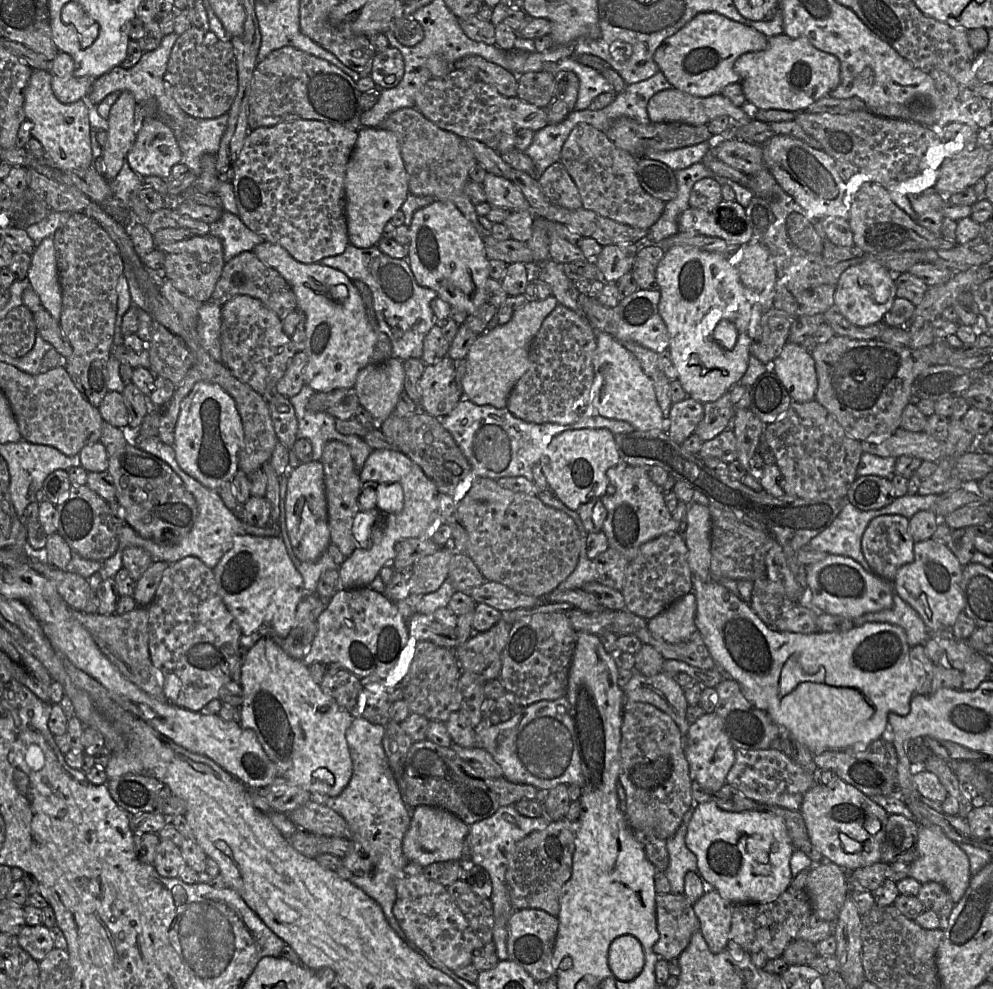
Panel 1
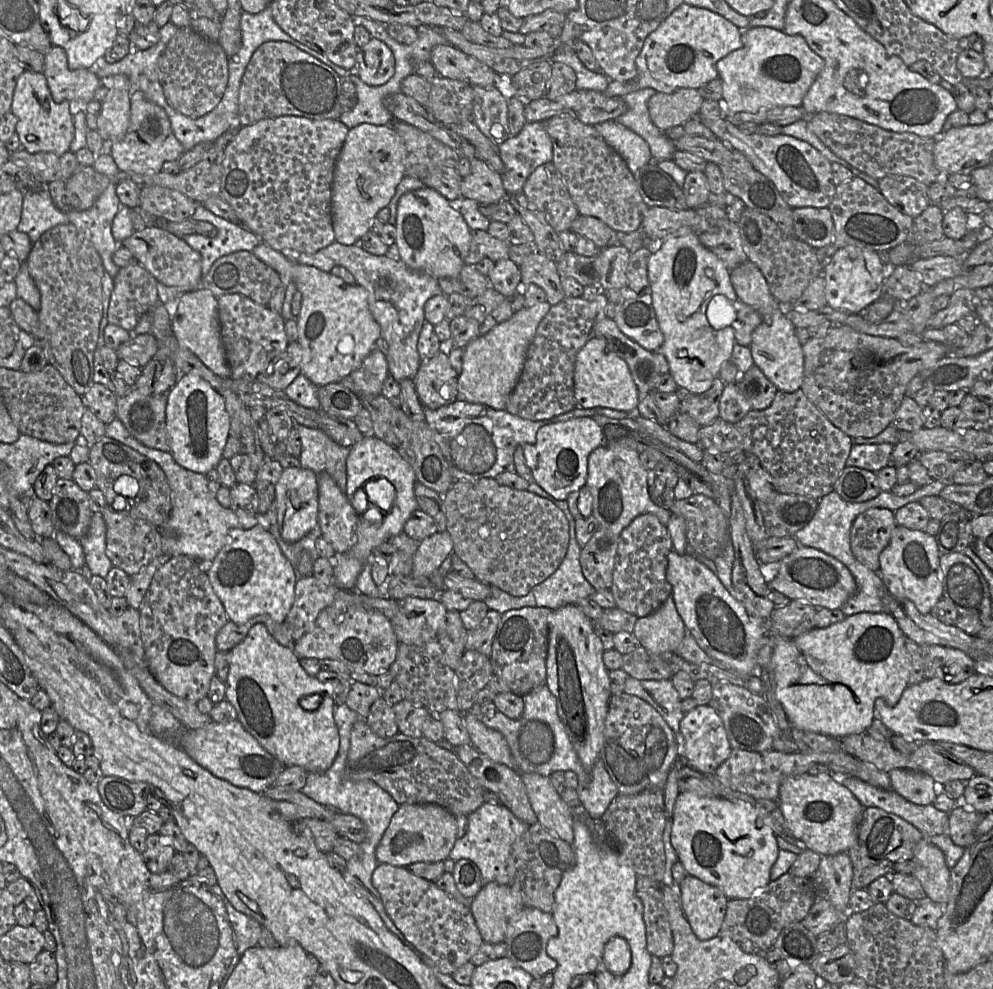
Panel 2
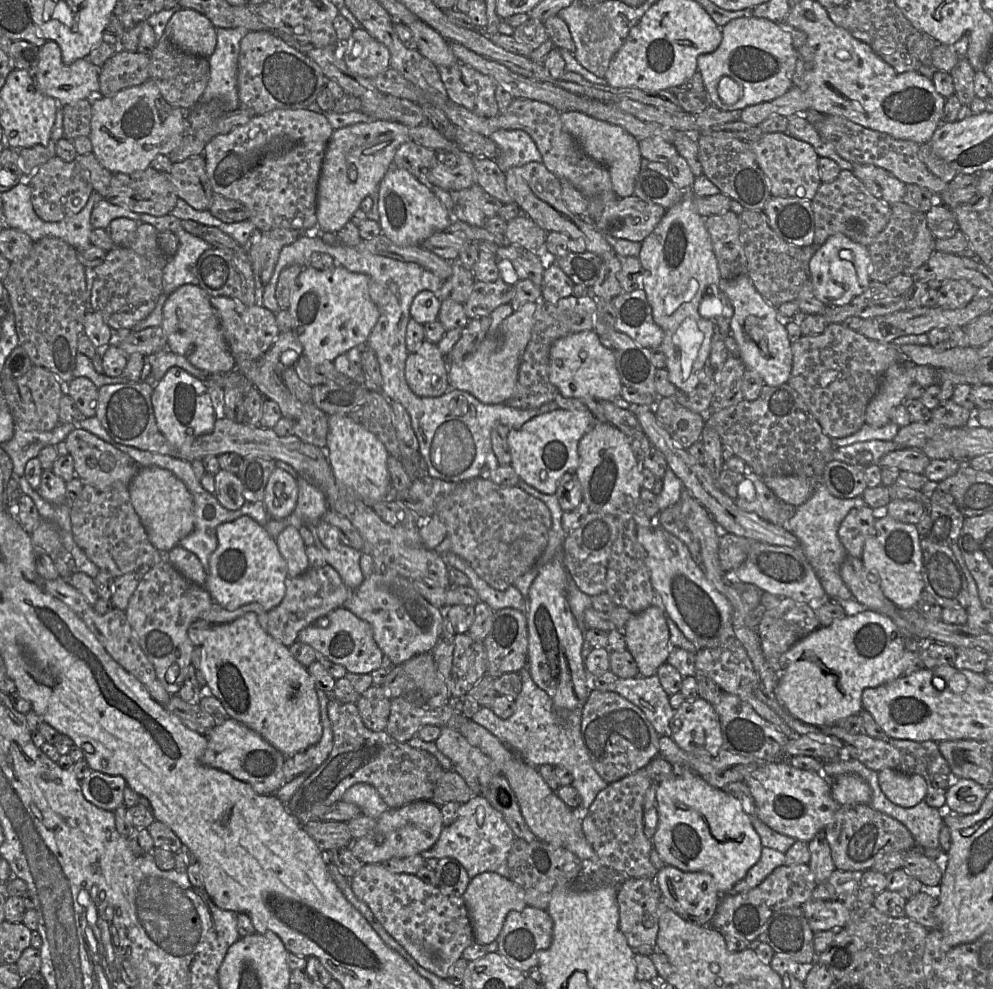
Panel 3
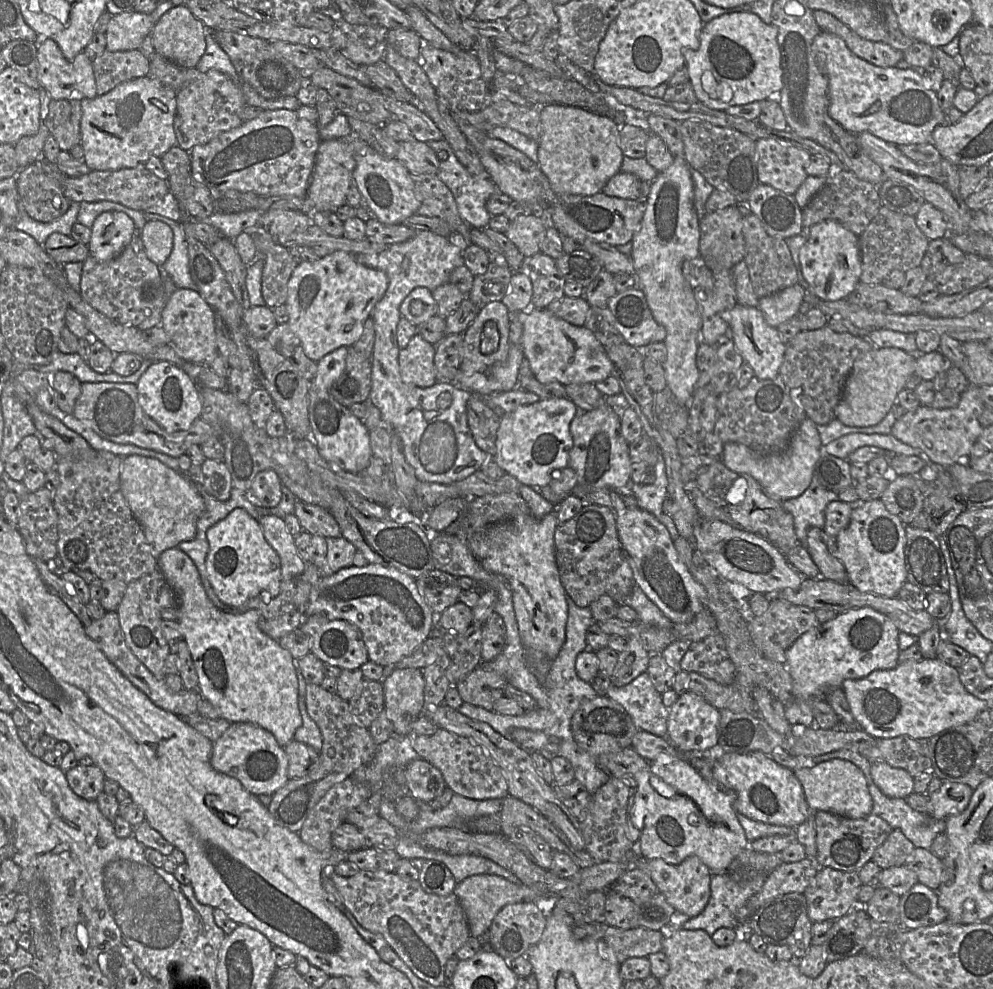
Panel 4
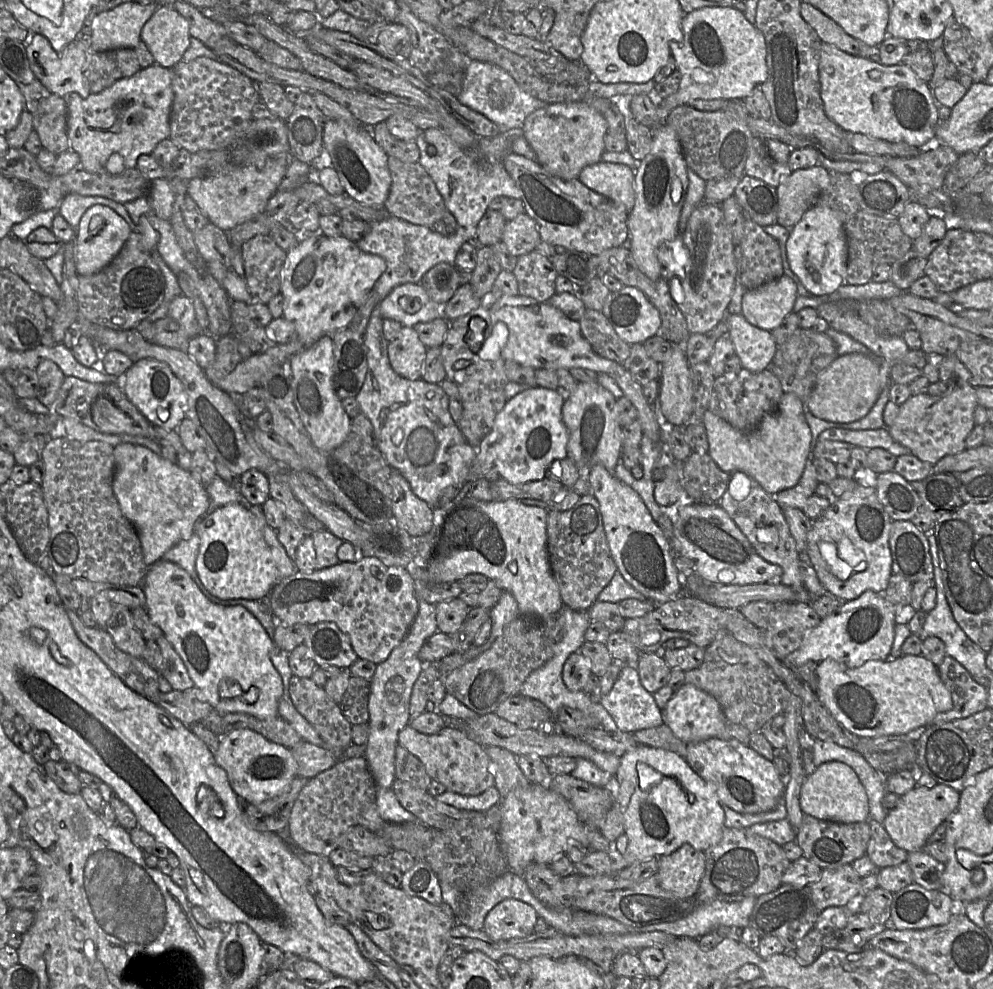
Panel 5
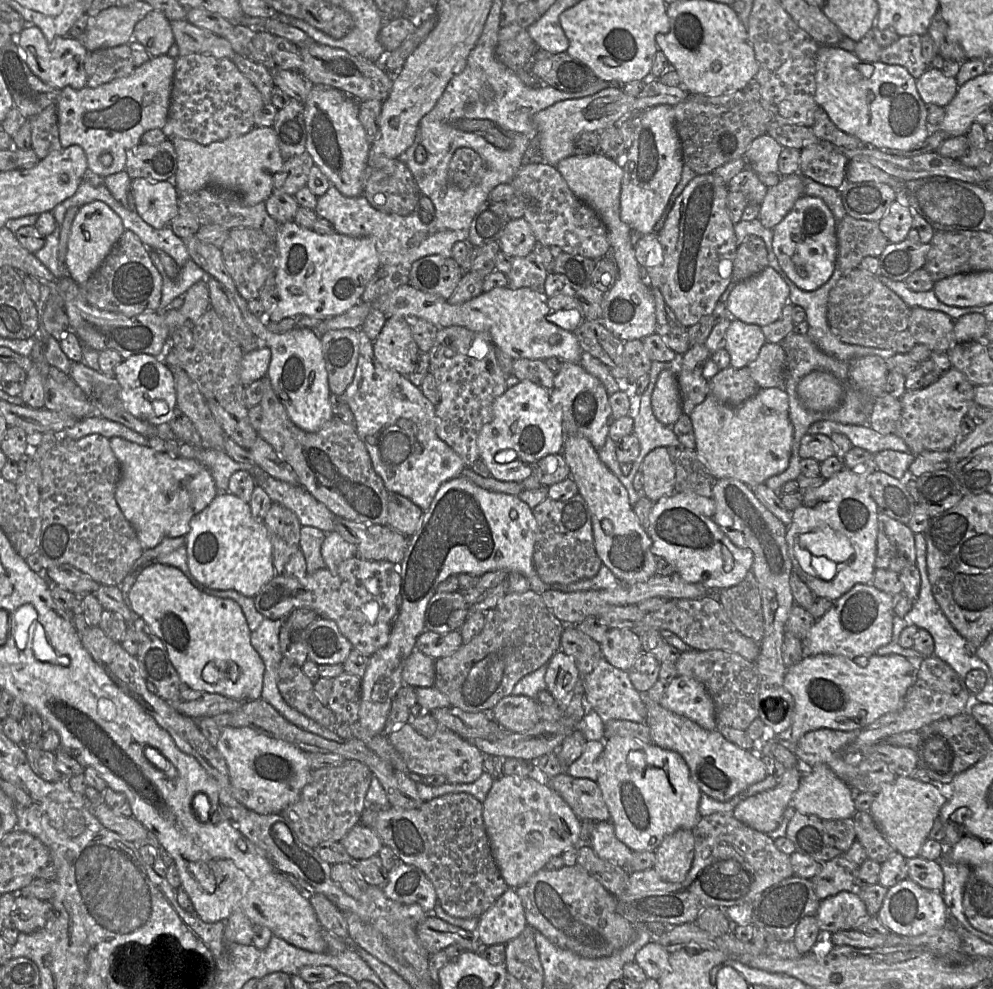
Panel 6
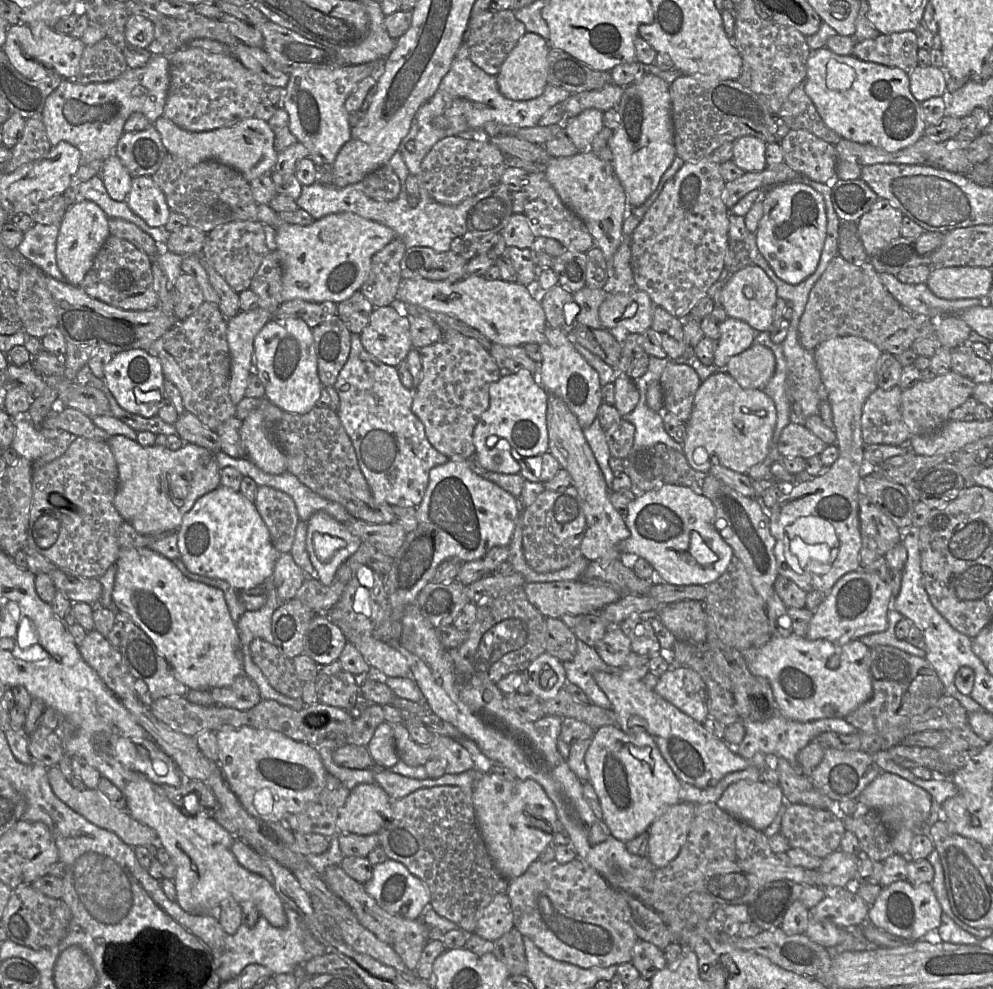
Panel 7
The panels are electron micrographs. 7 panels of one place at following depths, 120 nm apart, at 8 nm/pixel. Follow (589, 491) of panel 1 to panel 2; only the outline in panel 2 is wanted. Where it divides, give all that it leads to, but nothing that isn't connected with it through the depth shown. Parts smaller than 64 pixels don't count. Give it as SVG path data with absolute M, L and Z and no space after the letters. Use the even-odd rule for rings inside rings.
M578 417L542 426L536 442L521 448L533 481L556 500L566 500L570 493L586 486L589 455L602 446L602 439L602 430L592 418Z

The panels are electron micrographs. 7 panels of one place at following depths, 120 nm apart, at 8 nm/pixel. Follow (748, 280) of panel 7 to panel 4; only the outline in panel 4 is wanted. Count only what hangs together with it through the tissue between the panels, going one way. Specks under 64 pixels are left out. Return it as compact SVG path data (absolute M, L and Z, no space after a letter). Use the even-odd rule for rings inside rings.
M798 283L758 301L758 308L766 322L777 328L782 323L796 318L804 301L804 289Z

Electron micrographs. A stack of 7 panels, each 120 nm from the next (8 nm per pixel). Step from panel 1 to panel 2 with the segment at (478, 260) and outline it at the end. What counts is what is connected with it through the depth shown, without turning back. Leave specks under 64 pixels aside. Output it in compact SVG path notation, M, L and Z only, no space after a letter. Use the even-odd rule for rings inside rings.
M423 187L401 196L394 224L397 230L396 257L408 268L435 279L458 277L468 255L472 230L452 201L430 187Z

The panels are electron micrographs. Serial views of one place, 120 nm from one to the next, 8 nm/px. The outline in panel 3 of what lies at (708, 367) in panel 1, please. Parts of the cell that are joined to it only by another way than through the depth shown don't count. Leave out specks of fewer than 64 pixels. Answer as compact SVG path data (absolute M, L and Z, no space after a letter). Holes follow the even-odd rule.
M690 199L682 200L666 210L655 229L641 242L638 255L642 267L641 288L651 305L655 323L664 333L661 347L669 380L685 393L697 387L716 331L713 318L700 314L702 298L707 293L725 296L719 288L722 278L704 219L694 210Z

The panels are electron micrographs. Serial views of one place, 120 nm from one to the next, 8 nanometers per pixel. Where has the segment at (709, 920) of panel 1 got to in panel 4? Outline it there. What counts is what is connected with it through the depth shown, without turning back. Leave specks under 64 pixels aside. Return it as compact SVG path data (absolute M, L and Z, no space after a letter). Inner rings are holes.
M689 856L681 863L672 865L663 859L636 858L630 868L641 868L649 874L659 893L678 914L678 918L692 918L699 915L707 906L711 890L711 871L697 856Z

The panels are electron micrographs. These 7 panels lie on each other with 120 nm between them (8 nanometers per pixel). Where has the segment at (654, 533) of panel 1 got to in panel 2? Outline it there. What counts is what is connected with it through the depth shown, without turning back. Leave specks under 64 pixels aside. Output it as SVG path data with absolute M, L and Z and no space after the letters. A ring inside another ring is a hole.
M600 446L588 458L588 477L586 486L593 498L593 516L598 526L619 536L621 532L639 515L654 514L667 525L671 519L670 511L651 499L648 487L648 474L641 465L639 453L628 448L608 448Z

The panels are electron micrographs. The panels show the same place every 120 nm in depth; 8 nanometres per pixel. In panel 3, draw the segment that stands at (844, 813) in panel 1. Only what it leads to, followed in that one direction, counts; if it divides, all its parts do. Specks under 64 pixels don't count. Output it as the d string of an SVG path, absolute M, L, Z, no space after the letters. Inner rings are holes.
M766 762L743 782L750 789L755 801L756 816L762 823L807 843L824 831L840 808L831 795L831 783L822 772L794 768L786 762Z

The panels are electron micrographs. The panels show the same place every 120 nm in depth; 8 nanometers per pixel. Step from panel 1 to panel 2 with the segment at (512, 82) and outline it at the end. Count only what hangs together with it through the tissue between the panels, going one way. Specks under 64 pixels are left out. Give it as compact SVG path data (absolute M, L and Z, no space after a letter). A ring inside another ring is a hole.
M440 44L431 51L430 62L443 77L463 80L471 85L500 87L503 77L486 64L450 44Z

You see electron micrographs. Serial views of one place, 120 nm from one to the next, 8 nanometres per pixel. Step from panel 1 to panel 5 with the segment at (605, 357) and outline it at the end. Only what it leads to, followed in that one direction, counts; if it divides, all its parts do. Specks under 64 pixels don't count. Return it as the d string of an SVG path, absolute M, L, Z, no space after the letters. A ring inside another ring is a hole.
M502 296L488 305L492 323L502 322L507 327L507 341L503 358L533 369L583 368L596 373L614 375L619 366L613 360L597 355L581 333L579 321L567 318L548 302L539 302L531 297Z

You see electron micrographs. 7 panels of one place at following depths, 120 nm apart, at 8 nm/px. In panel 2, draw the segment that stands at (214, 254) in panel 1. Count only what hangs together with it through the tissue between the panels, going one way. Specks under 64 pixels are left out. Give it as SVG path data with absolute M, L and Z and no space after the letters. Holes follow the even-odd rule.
M150 225L143 231L134 232L119 246L128 249L158 282L166 286L182 289L182 293L192 291L201 286L202 257L182 238L169 233L158 225Z

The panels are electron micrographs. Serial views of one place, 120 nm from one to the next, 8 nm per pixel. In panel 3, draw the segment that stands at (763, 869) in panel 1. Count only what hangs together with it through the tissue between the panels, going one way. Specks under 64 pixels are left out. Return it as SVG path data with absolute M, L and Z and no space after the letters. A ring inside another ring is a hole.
M684 770L673 778L657 783L656 808L658 826L651 841L660 859L665 865L685 872L710 874L721 895L727 895L761 857L763 846L760 836L754 829L750 817L743 810L741 802L723 790L711 786L691 770Z

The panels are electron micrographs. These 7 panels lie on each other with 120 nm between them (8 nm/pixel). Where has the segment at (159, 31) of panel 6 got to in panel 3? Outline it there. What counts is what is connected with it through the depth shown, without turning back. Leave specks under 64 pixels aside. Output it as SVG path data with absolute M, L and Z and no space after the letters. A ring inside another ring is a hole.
M192 9L177 10L167 23L165 36L180 50L205 58L213 54L217 44L215 26Z

